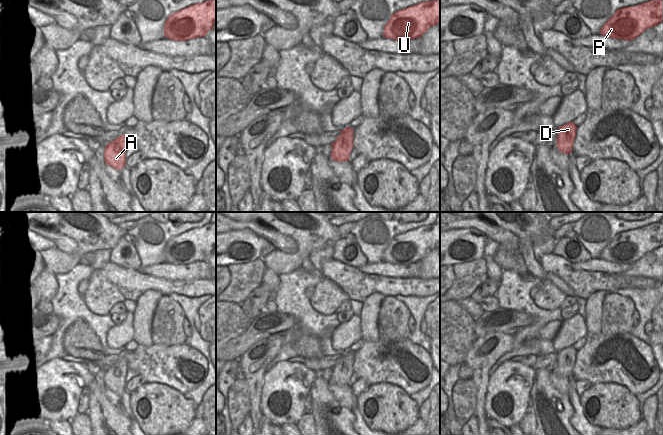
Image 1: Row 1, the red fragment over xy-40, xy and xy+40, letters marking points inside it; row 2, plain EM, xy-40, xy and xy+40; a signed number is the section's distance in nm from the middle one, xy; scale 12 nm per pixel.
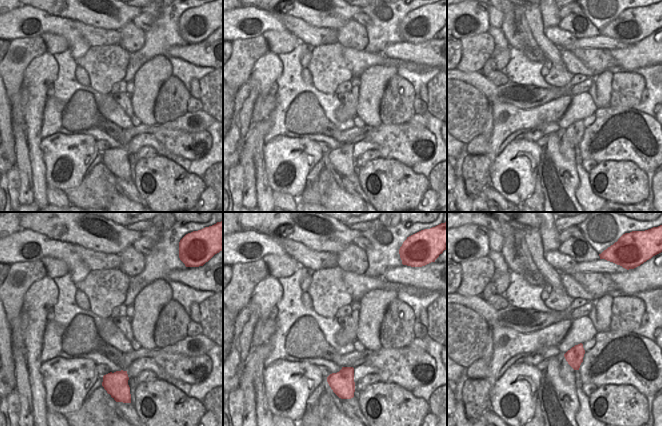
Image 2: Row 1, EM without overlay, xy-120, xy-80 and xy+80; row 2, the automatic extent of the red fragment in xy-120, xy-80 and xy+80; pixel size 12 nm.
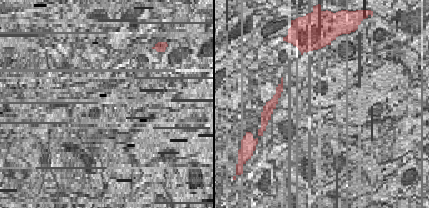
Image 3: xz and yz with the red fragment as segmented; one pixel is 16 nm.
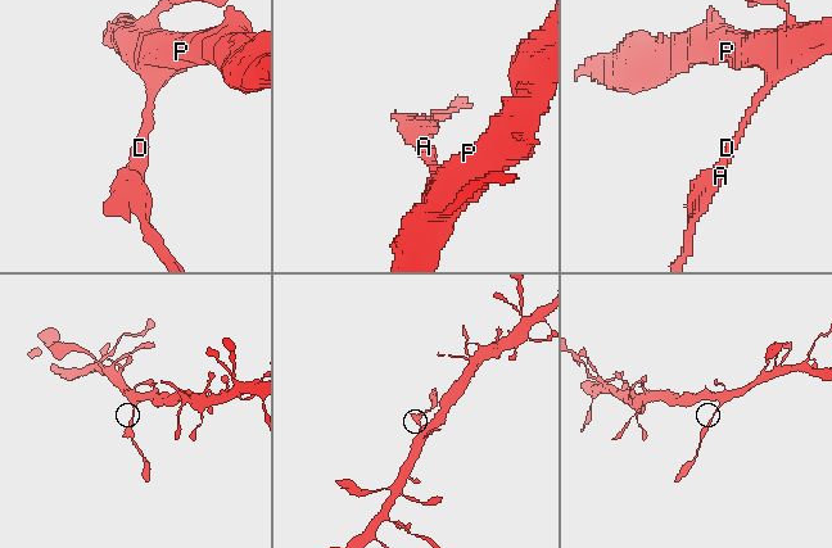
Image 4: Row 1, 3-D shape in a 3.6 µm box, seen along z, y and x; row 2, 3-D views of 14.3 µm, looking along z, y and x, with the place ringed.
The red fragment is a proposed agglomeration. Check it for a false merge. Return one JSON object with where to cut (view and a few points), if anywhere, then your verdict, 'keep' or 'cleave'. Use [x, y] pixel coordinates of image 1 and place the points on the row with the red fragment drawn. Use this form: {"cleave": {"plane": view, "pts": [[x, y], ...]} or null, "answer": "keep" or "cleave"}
{"cleave": {"plane": "xy", "pts": [[336, 139], [349, 139], [352, 142]]}, "answer": "cleave"}

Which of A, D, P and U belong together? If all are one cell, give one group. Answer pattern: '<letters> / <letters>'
A / D P U

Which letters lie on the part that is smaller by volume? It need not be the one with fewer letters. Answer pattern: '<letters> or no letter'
A

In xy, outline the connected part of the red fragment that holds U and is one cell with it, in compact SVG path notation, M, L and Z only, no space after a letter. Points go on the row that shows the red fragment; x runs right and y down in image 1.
M431 0L392 14L383 37L396 41L420 38L430 27L440 24L440 0Z

